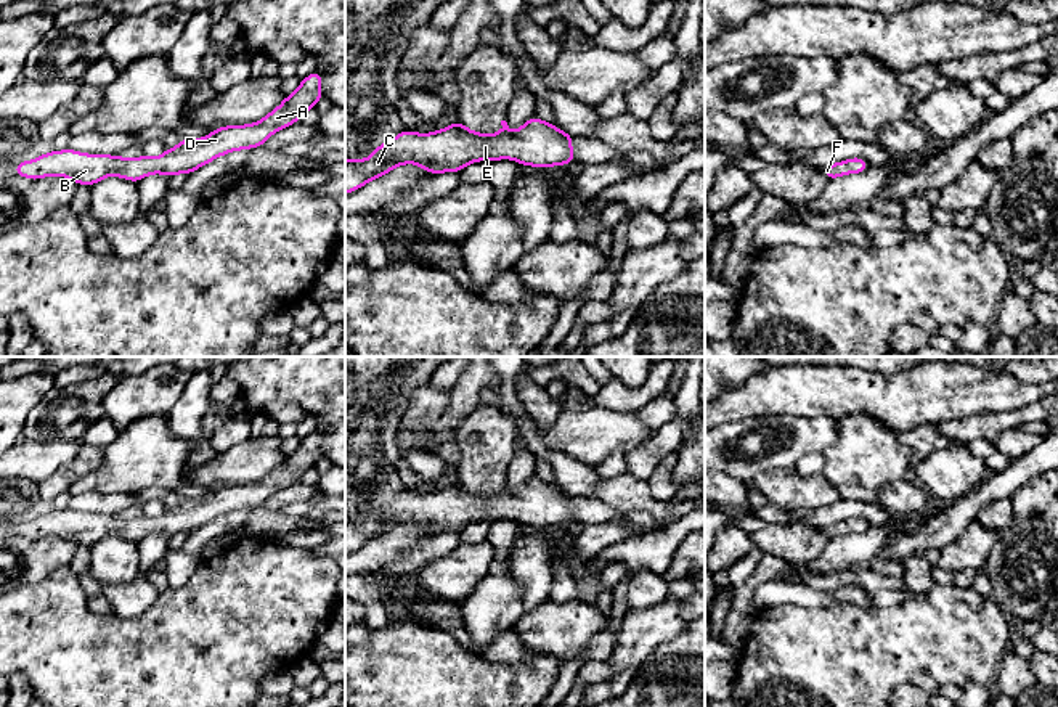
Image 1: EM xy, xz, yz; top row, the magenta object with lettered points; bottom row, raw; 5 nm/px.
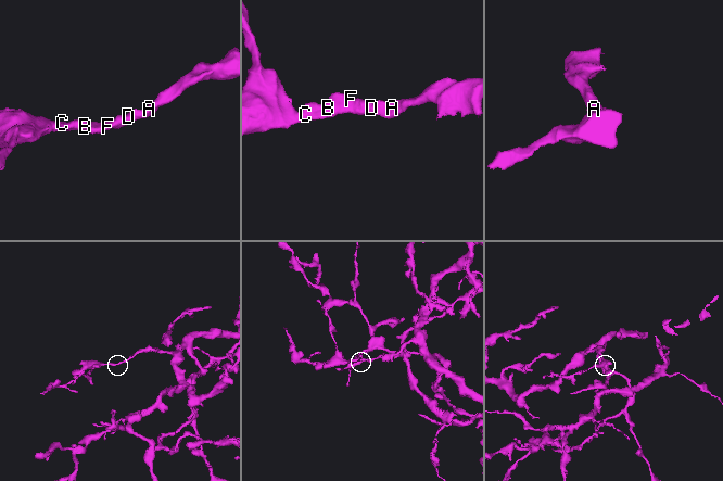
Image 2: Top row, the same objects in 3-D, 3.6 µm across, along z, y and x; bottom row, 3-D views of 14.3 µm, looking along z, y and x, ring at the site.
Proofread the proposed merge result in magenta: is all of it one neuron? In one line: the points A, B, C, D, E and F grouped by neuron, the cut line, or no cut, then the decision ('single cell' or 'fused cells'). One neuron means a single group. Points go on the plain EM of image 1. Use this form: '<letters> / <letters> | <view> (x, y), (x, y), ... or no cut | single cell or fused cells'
A B C D E F | no cut | single cell

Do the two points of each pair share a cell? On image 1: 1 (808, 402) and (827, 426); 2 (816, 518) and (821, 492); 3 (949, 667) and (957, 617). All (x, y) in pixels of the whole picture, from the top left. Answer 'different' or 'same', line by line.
1: different
2: different
3: same

